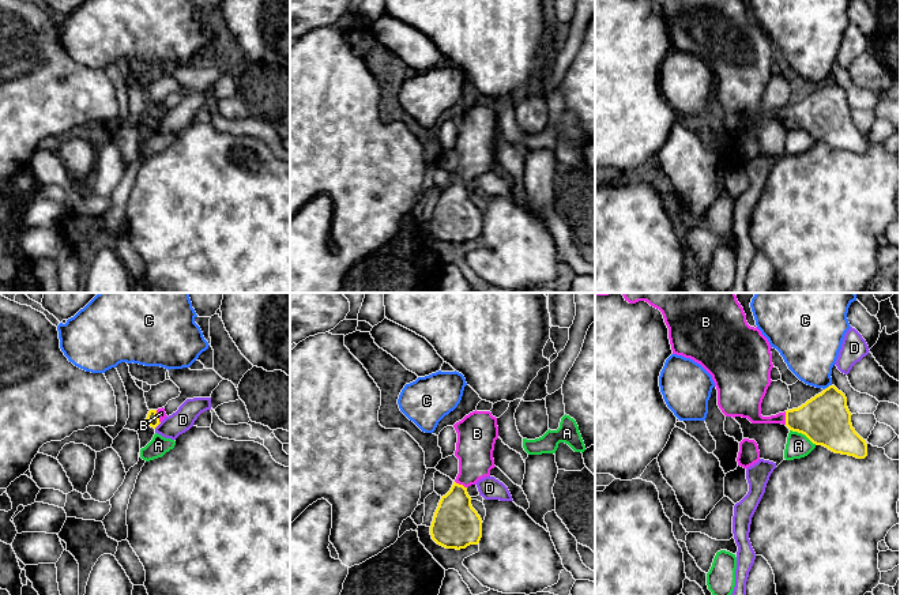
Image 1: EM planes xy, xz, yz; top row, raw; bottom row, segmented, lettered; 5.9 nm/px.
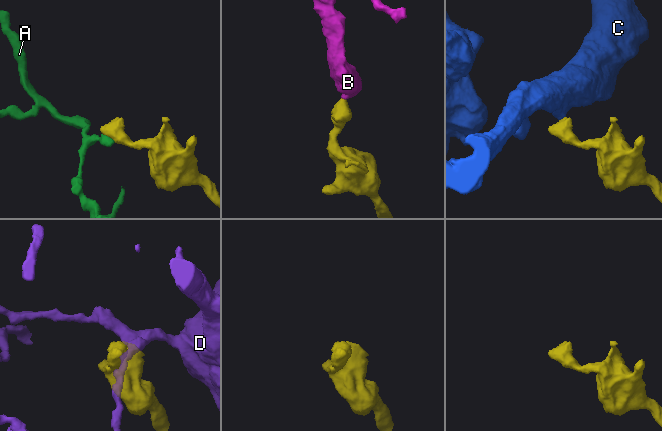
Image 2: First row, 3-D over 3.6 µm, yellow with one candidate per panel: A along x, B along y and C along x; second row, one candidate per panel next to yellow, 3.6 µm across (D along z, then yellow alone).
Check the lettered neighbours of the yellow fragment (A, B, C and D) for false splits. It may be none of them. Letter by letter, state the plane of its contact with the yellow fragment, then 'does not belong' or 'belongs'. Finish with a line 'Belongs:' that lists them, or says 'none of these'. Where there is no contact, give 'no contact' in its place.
A: yz | does not belong
B: yz | belongs
C: yz | does not belong
D: xy | does not belong
Belongs: B

